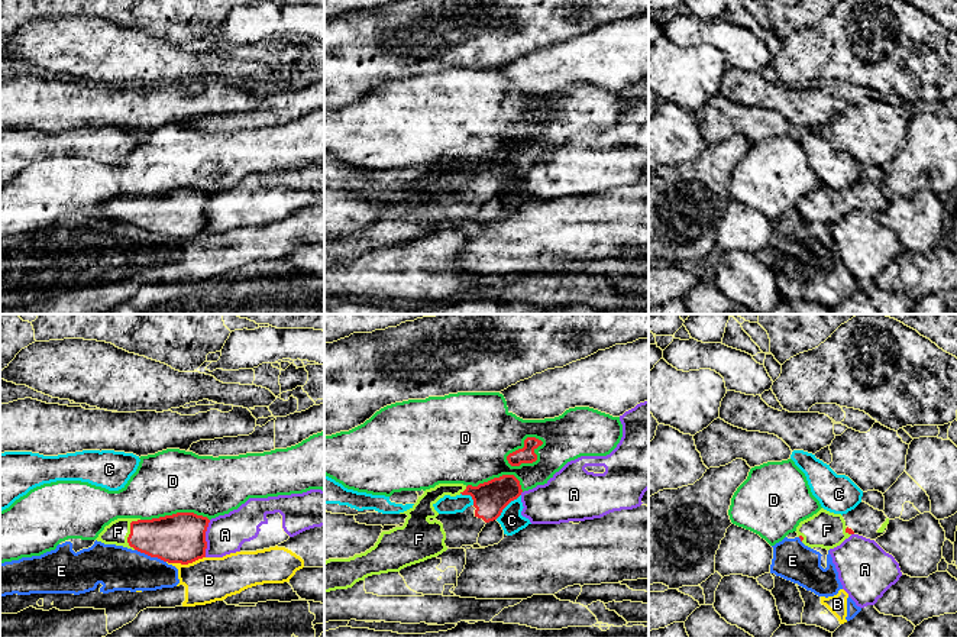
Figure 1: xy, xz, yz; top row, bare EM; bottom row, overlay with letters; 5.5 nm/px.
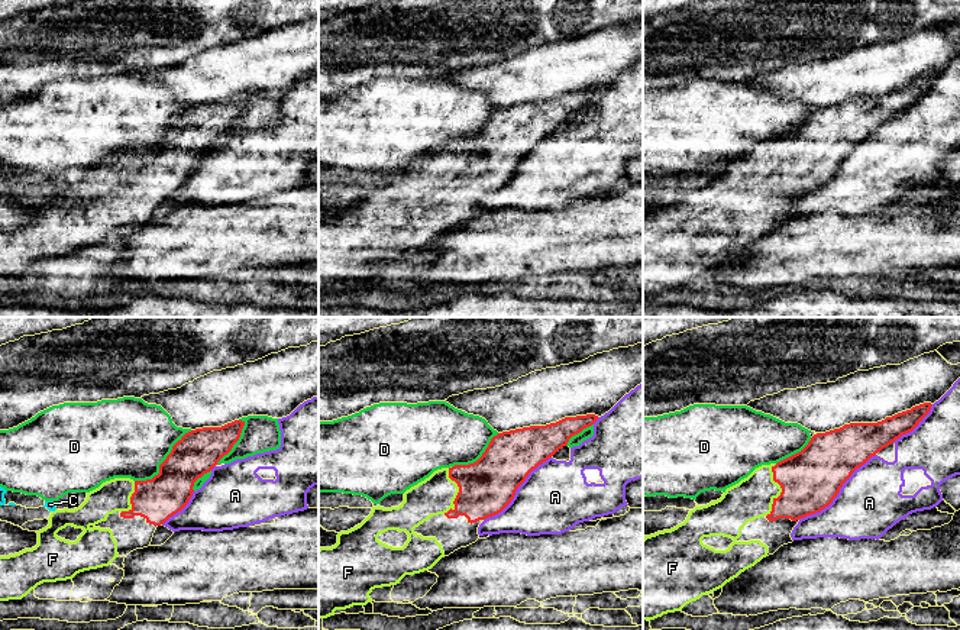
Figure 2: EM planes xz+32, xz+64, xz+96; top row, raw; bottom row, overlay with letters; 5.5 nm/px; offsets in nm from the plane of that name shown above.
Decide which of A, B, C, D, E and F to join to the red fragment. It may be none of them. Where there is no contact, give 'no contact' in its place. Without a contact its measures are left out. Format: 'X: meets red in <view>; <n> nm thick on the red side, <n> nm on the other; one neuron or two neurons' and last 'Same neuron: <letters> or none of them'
A: meets red in xy; 280 nm thick on the red side, 220 nm on the other; two neurons
B: meets red in xy; 280 nm thick on the red side, 260 nm on the other; two neurons
C: meets red in xz; 190 nm thick on the red side, 130 nm on the other; two neurons
D: meets red in xz; 90 nm thick on the red side, 380 nm on the other; two neurons
E: meets red in xy; 280 nm thick on the red side, 240 nm on the other; two neurons
F: meets red in xy; 260 nm thick on the red side, 130 nm on the other; one neuron
Same neuron: F

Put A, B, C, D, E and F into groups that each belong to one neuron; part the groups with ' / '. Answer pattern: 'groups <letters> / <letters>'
groups A / B E / C / D / F

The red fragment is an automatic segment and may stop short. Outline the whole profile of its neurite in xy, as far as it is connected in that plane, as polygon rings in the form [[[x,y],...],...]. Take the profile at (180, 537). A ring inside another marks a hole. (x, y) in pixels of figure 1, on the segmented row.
[[[177,512],[152,520],[117,518],[96,539],[123,546],[168,563],[188,565],[206,557],[210,520],[194,512]]]

